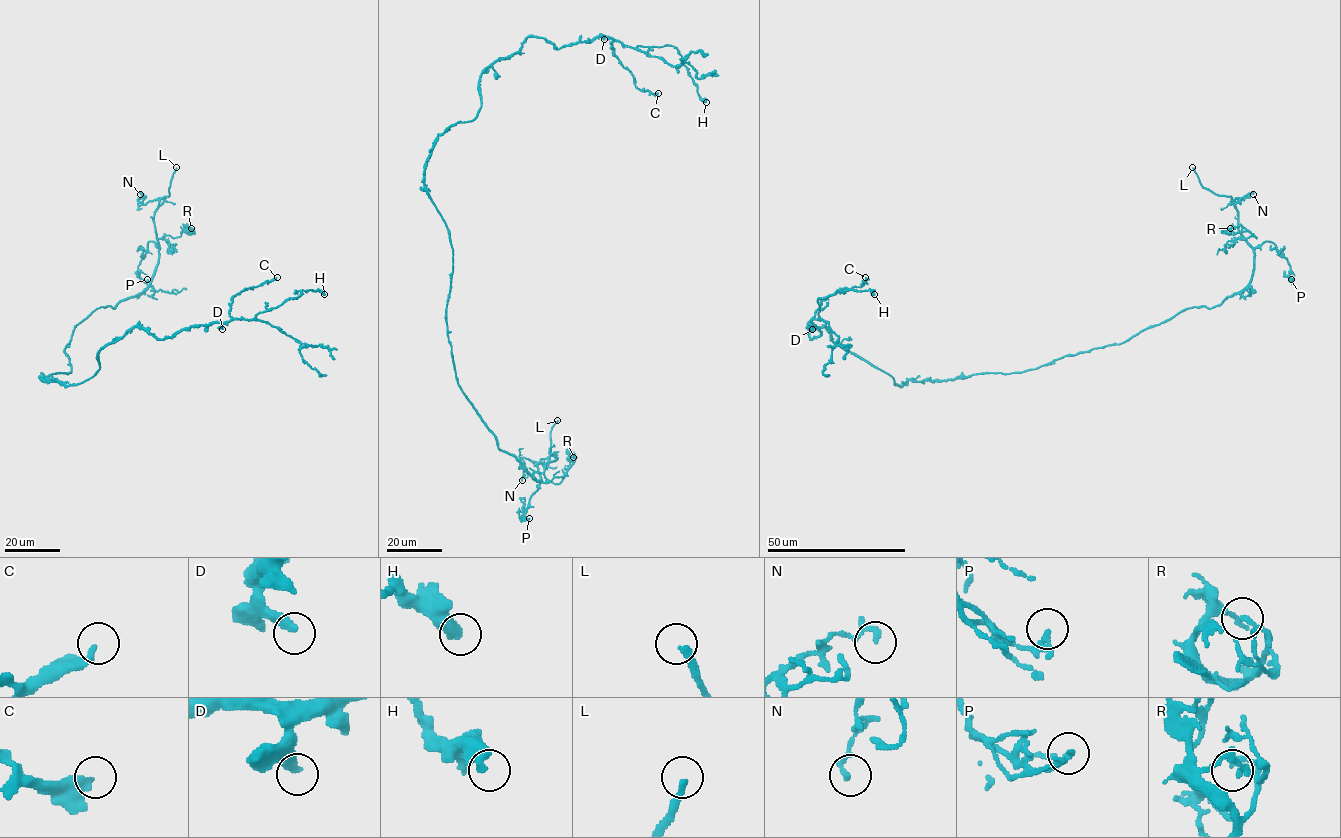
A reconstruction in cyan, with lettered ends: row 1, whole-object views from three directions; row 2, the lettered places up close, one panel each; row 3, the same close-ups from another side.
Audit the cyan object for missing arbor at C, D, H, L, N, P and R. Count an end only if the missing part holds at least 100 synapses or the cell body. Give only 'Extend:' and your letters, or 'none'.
Extend: L

